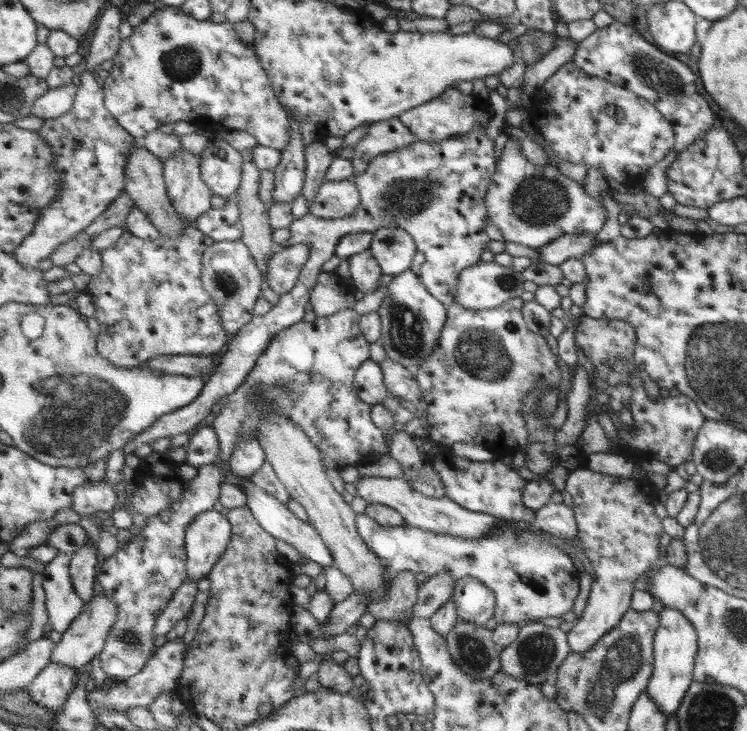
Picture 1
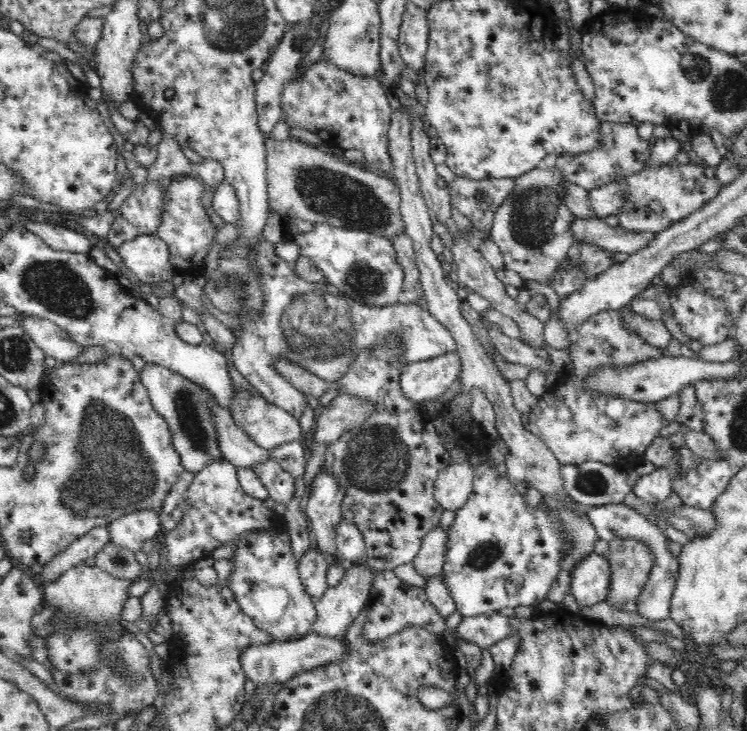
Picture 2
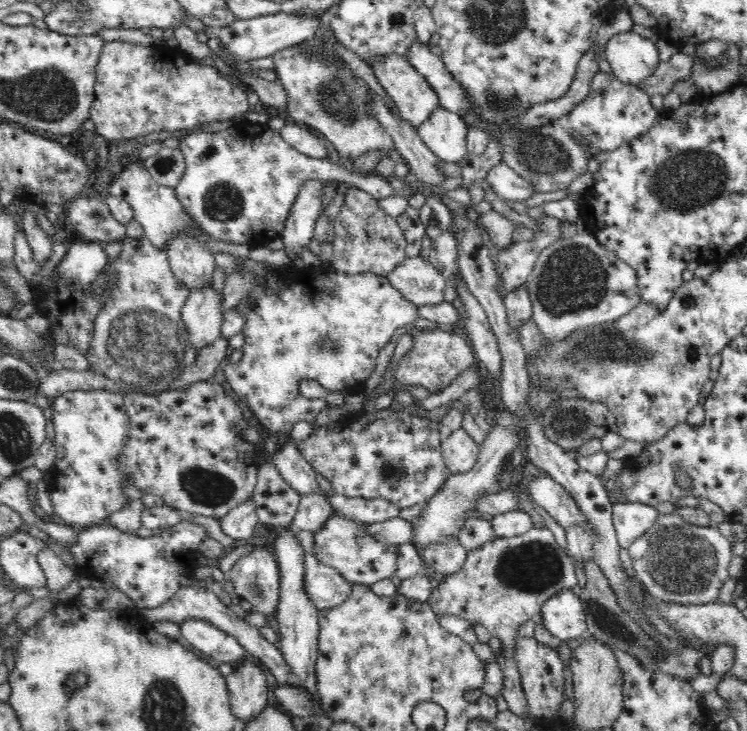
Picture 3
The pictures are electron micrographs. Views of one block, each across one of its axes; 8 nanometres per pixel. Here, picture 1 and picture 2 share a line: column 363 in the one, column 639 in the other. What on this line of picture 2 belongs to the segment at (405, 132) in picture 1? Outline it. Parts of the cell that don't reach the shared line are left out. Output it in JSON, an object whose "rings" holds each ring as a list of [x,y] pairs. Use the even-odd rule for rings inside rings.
{"rings":[[[600,122],[598,144],[592,150],[586,150],[582,154],[570,154],[570,152],[560,154],[556,158],[554,168],[564,176],[566,182],[578,184],[586,192],[592,192],[606,184],[622,182],[626,178],[632,178],[634,174],[640,174],[648,164],[650,152],[652,152],[652,144],[640,140],[638,126],[618,124],[618,122]]]}

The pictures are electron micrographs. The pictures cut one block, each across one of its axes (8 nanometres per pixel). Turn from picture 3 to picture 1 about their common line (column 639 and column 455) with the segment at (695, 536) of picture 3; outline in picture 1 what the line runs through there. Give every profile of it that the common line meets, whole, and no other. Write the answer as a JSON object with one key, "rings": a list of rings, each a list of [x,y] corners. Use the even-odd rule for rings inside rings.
{"rings":[[[367,512],[357,514],[357,528],[361,532],[361,538],[385,562],[393,580],[403,570],[415,570],[417,574],[427,572],[429,576],[451,570],[457,580],[469,574],[477,576],[477,580],[489,586],[489,590],[493,590],[495,594],[493,618],[497,620],[497,624],[535,622],[547,616],[561,618],[567,610],[571,610],[573,598],[579,590],[577,584],[581,568],[559,548],[531,534],[513,536],[505,528],[473,542],[447,534],[425,532],[409,524],[387,528],[377,524]]]}

